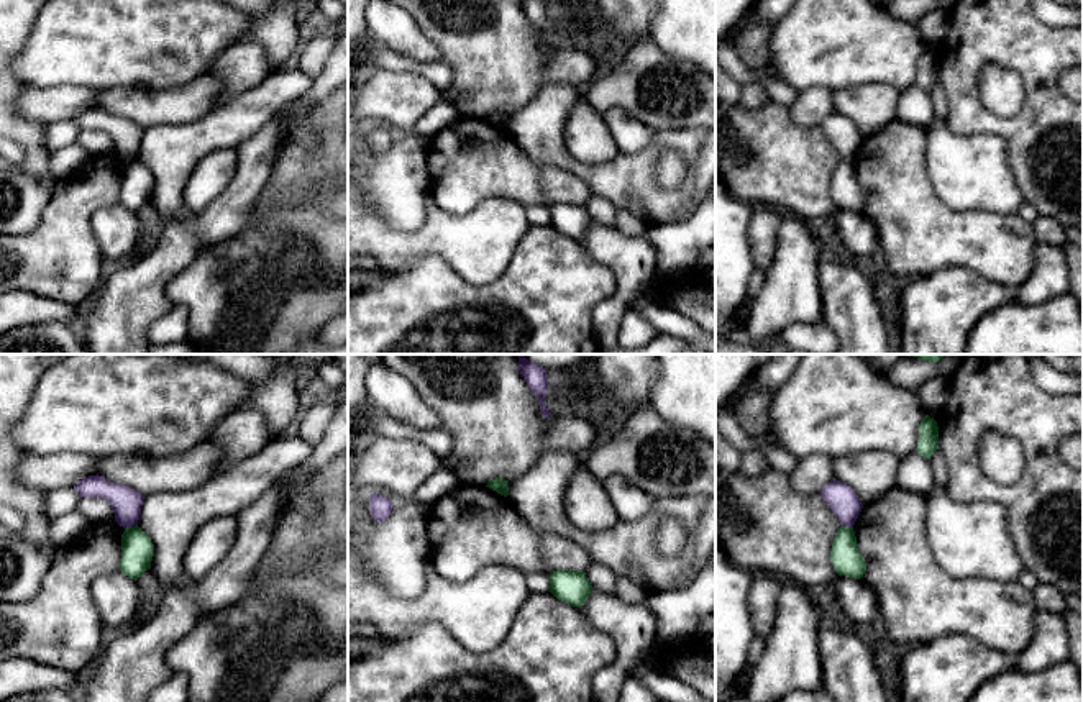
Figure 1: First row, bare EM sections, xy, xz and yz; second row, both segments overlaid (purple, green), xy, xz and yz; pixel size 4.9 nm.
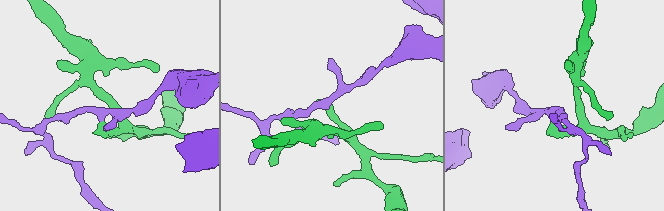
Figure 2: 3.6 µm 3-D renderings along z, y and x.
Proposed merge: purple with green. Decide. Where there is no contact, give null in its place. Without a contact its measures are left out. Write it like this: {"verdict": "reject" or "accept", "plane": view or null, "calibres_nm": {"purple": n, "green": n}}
{"verdict": "reject", "plane": "xy", "calibres_nm": {"purple": 150, "green": 160}}

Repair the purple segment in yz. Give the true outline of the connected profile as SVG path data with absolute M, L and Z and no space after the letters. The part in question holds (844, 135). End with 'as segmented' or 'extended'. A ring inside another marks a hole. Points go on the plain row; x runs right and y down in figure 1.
M837 112L830 113L820 123L822 131L827 134L842 159L853 161L863 136L855 123Z; as segmented

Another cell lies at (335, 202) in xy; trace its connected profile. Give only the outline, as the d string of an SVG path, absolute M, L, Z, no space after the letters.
M338 185L322 195L322 205L330 218L348 220L348 185Z

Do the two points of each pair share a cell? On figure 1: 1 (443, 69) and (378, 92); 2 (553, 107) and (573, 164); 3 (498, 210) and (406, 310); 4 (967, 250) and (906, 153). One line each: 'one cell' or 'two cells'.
1: two cells
2: one cell
3: two cells
4: one cell

